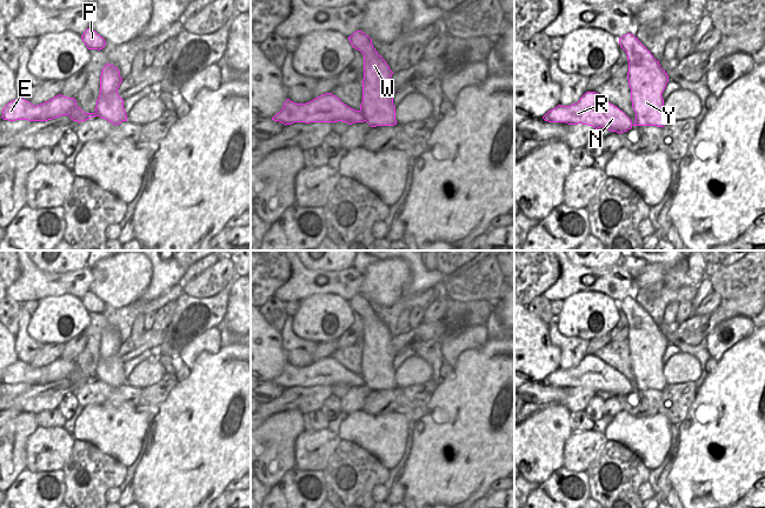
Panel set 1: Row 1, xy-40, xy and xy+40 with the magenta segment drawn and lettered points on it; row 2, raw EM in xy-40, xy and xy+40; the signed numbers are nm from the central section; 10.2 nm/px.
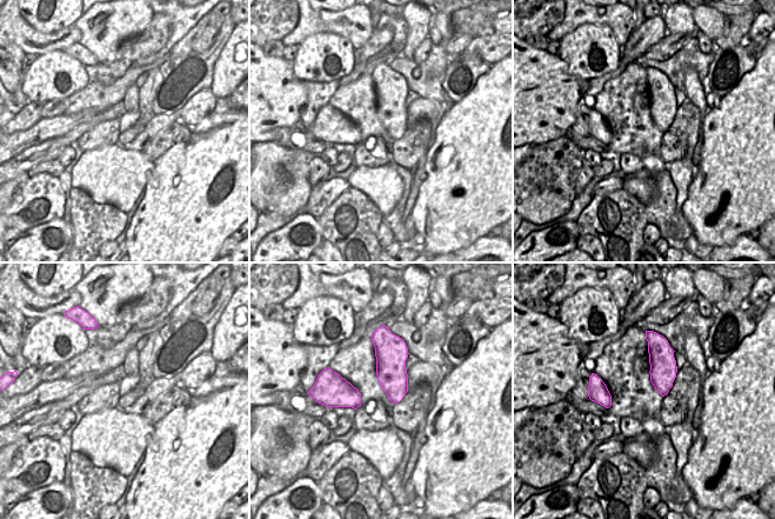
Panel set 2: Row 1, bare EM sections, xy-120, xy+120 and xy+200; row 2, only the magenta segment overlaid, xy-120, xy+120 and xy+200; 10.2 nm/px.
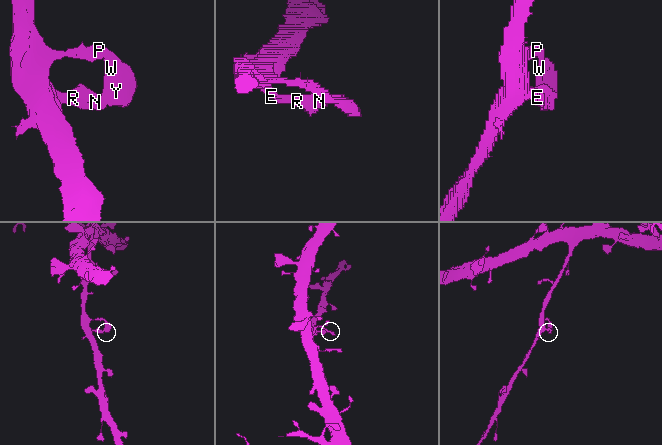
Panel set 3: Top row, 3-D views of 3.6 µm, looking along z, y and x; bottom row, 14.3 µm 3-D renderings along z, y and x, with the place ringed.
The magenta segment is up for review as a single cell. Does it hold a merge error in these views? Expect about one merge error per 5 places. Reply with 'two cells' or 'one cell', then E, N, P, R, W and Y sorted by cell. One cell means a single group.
one cell | E N P R W Y

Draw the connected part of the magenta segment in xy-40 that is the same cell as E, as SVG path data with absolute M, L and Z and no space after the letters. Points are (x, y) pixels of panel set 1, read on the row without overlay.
M111 327L104 329L100 340L100 357L94 376L85 376L76 369L74 361L59 357L38 369L22 361L18 361L4 370L1 381L8 385L48 385L58 380L68 379L73 385L80 387L91 381L100 380L115 389L127 385L124 363L118 357L121 345L122 341L117 330Z

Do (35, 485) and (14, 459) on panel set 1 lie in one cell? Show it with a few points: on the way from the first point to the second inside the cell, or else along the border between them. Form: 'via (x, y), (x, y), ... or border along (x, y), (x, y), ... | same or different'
border along (25, 468), (12, 483) | different

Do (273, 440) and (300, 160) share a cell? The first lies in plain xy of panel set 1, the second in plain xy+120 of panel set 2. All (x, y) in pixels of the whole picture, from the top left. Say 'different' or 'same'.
different

